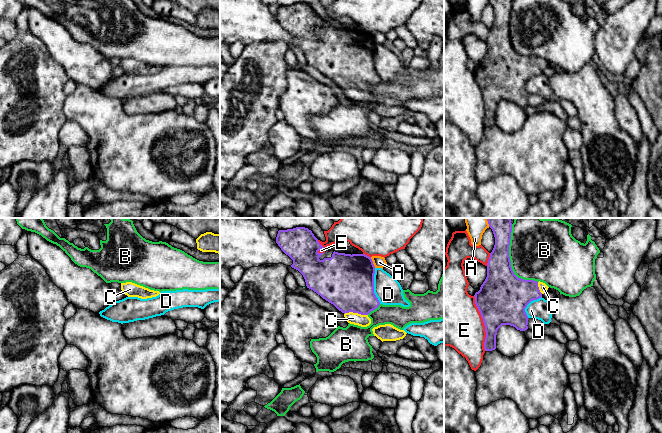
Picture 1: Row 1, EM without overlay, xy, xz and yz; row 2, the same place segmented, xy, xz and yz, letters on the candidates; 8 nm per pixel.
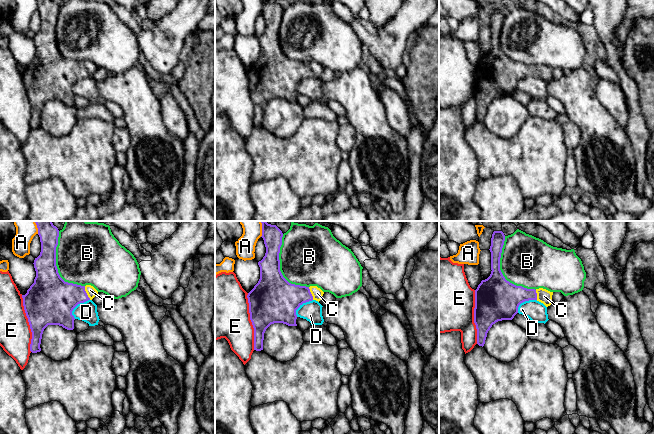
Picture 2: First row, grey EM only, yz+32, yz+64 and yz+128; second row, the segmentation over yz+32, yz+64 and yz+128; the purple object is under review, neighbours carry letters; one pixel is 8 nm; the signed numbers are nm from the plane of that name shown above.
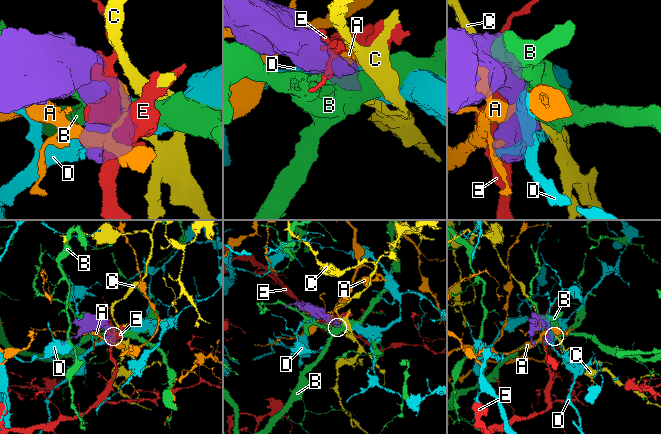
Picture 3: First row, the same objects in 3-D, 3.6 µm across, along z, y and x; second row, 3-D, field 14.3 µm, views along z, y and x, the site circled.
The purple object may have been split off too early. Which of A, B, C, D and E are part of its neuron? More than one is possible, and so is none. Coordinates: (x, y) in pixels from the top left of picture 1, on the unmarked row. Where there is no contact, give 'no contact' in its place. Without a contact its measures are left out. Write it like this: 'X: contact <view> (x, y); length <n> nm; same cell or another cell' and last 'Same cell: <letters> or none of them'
A: contact xz (372, 38); length 100 nm; another cell
B: contact yz (509, 36); length 500 nm; another cell
C: contact xz (356, 88); length 190 nm; same cell
D: contact xz (373, 62); length 300 nm; another cell
E: contact yz (483, 98); length 460 nm; another cell
Same cell: C

